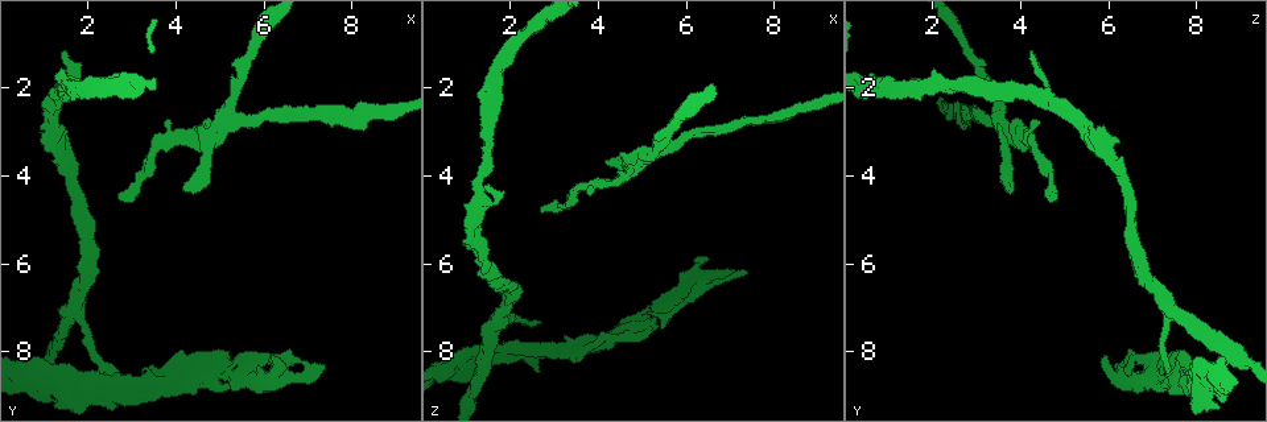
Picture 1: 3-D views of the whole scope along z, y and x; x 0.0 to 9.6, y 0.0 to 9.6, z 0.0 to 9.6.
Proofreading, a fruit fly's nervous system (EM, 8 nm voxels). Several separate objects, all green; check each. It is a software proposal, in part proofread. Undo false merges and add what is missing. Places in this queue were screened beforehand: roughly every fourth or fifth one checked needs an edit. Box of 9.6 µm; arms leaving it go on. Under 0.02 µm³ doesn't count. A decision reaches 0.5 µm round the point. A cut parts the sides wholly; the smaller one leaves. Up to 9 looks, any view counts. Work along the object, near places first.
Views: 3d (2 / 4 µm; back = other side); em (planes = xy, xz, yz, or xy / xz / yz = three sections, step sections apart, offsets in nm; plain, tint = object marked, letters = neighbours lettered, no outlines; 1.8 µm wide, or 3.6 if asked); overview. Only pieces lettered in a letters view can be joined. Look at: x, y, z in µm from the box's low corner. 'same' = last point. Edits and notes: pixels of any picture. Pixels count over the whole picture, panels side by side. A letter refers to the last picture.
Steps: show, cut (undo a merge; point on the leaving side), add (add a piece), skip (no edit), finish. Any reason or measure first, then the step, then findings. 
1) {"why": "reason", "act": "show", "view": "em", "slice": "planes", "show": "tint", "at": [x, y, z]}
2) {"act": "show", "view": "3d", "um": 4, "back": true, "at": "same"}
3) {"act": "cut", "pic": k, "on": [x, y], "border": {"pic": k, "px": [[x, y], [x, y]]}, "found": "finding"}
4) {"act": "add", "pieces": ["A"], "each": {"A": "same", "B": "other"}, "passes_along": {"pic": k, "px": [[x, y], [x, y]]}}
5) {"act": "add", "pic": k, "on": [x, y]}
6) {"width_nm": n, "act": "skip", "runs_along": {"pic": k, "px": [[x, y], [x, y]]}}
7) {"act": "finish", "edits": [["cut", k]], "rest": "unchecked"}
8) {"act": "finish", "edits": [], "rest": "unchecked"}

{"why": "end of a long branch", "act": "show", "view": "em", "slice": "planes", "show": "letters", "at": [2.75, 4.50, 4.85]}

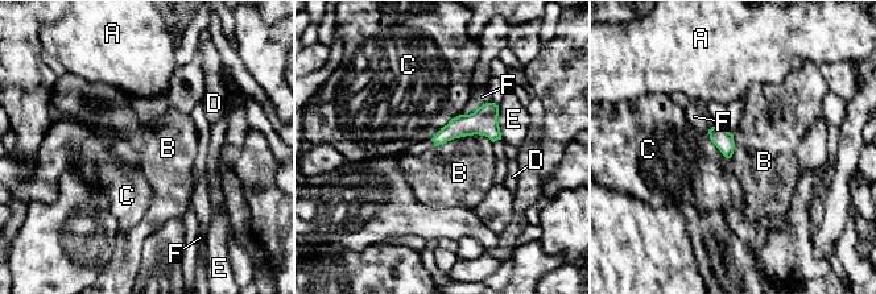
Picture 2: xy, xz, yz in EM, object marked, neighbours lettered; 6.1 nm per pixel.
{"act": "skip", "each": {"A": "other", "B": "other", "C": "other", "D": "other", "E": "other", "F": "other"}, "border": {"pic": 2, "px": [[492, 141], [466, 135], [436, 146]]}, "found": "no lettered piece goes on from it"}

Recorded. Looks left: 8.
{"why": "arms part here", "act": "show", "view": "3d", "um": 2, "at": [5.15, 2.70, 3.55]}

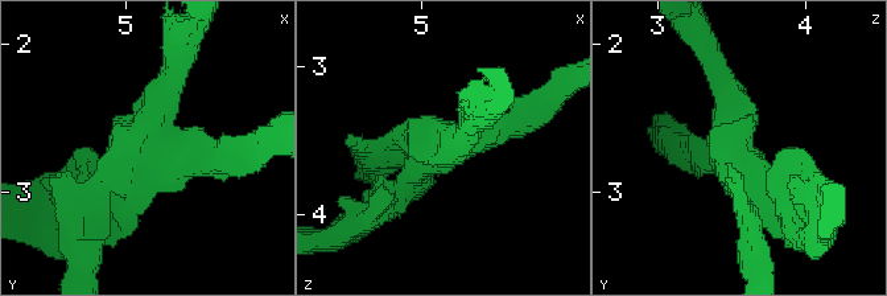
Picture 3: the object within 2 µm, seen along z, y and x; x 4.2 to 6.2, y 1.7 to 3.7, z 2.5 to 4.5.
{"arms": 3, "arm_widths_nm": [200, 220, 320], "act": "show", "view": "em", "slice": "planes", "show": "plain", "at": [5.22, 2.76, 3.54]}

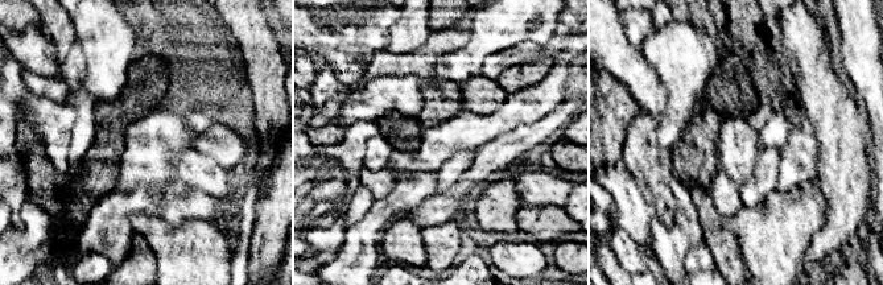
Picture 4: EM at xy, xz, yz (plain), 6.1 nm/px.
{"act": "show", "view": "em", "slice": "planes", "show": "letters", "at": "same"}

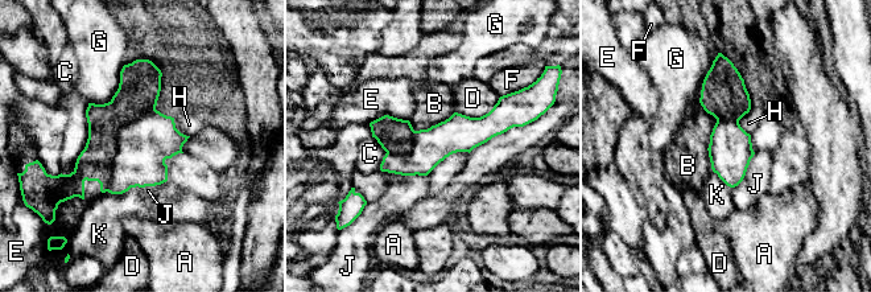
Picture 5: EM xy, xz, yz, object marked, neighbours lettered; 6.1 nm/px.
{"act": "cut", "pic": 5, "on": [128, 103], "each": {"A": "other", "B": "other", "C": "other", "D": "other", "E": "other", "F": "other", "G": "other", "H": "other", "J": "other", "K": "other"}, "border": {"pic": 5, "px": [[155, 109], [119, 131], [106, 190]]}, "found": "two neurons meet here"}

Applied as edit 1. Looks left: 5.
{"act": "show", "view": "overview"}

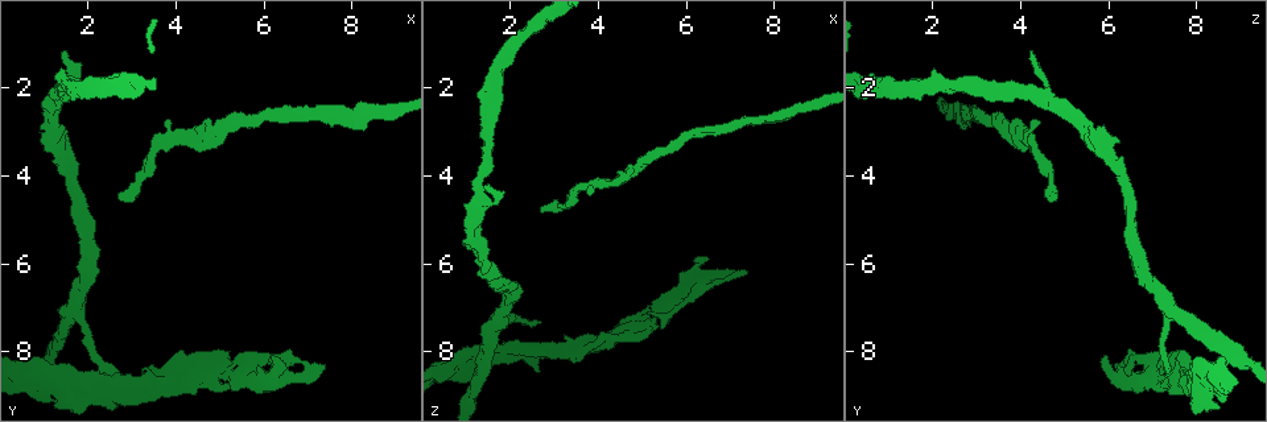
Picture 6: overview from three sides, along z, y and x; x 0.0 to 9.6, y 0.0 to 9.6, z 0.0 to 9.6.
{"why": "free end", "act": "show", "view": "3d", "um": 2, "at": [1.15, 3.55, 5.70]}

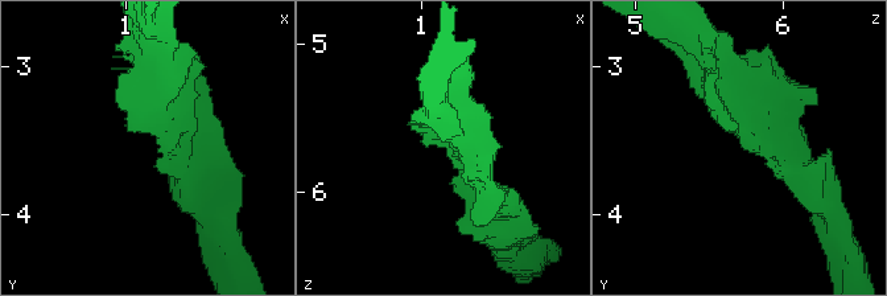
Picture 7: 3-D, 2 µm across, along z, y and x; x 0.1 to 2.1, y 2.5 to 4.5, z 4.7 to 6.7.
{"act": "show", "view": "em", "slice": "planes", "show": "plain", "at": [1.22, 3.50, 5.68]}

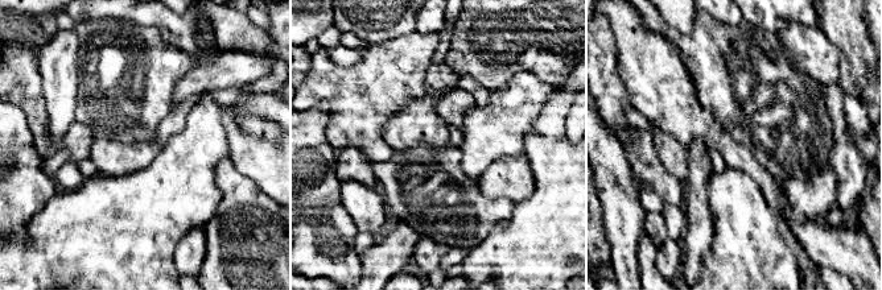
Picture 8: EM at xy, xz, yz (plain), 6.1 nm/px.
{"act": "show", "view": "em", "slice": "planes", "show": "letters", "at": "same"}

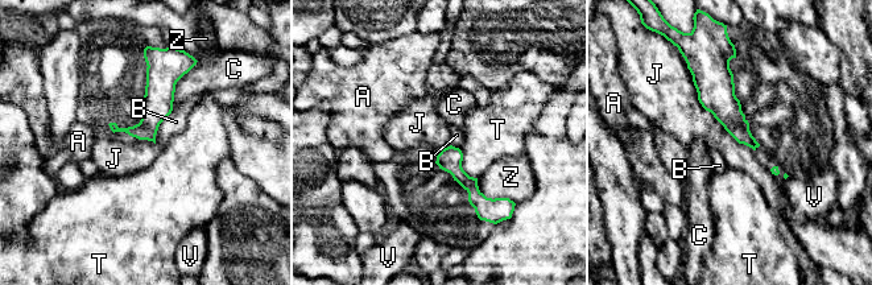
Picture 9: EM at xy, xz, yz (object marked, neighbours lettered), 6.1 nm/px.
{"width_nm": 130, "longest_contact_nm": ["J", 650], "act": "skip", "each": {"A": "other", "B": "other", "C": "other", "J": "other", "T": "other", "V": "other", "Z": "other"}, "found": "none of them fits"}

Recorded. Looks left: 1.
{"act": "finish", "edits": [["cut", 5]], "rest": "unchecked"}

